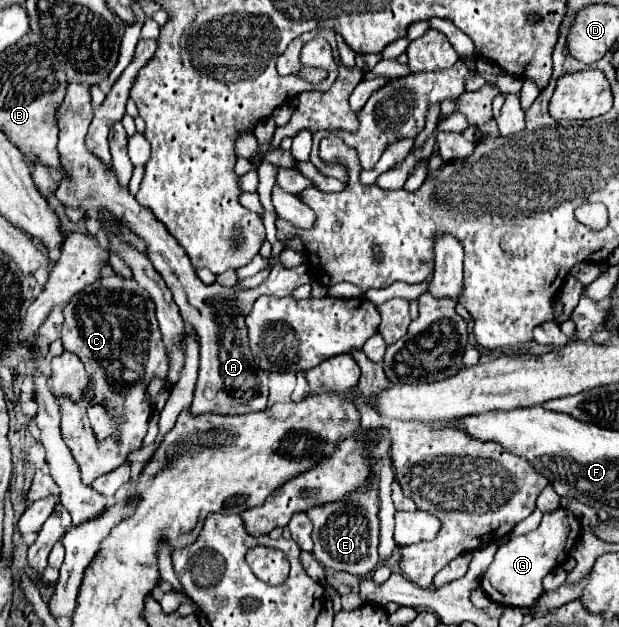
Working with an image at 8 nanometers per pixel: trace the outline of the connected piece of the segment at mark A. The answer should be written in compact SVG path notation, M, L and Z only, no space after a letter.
M69 83L67 95L63 105L59 107L59 153L61 163L67 169L67 175L61 179L61 185L57 189L57 199L63 205L69 207L83 207L89 211L91 217L97 215L97 209L111 211L117 219L123 221L133 233L137 233L141 239L147 241L149 259L153 267L161 273L167 287L173 291L173 299L183 315L185 323L191 323L191 327L199 335L201 343L201 365L199 365L199 379L195 385L195 397L191 405L191 413L221 413L221 415L233 415L233 413L249 413L249 411L263 411L267 409L267 371L259 369L255 363L255 357L251 355L251 349L247 347L247 325L245 317L247 311L251 311L255 299L259 295L275 295L285 297L291 295L295 287L301 283L313 283L313 277L309 273L307 265L287 269L279 261L275 263L275 269L271 269L271 275L255 289L241 289L237 285L223 287L219 283L203 285L197 273L193 271L187 253L183 247L167 235L165 227L155 219L155 215L141 207L135 197L129 193L127 187L119 187L119 181L115 179L115 171L109 167L103 167L91 151L85 147L85 135L93 119L93 107L91 107L91 95L89 89L77 83Z

